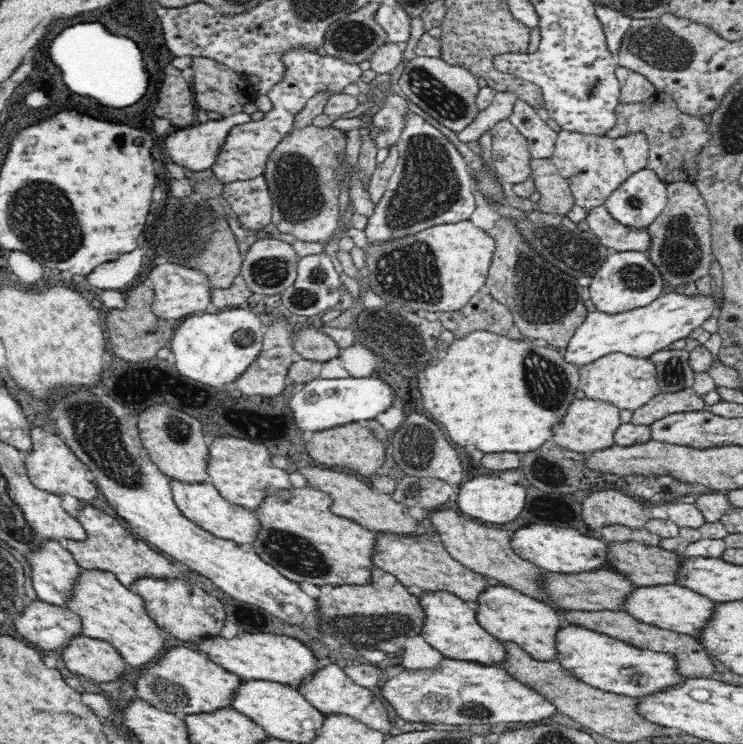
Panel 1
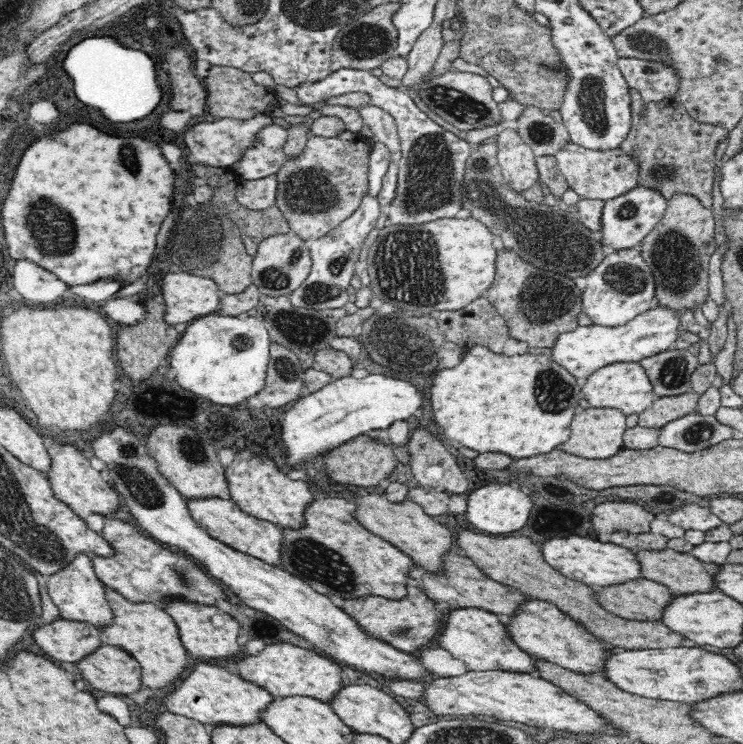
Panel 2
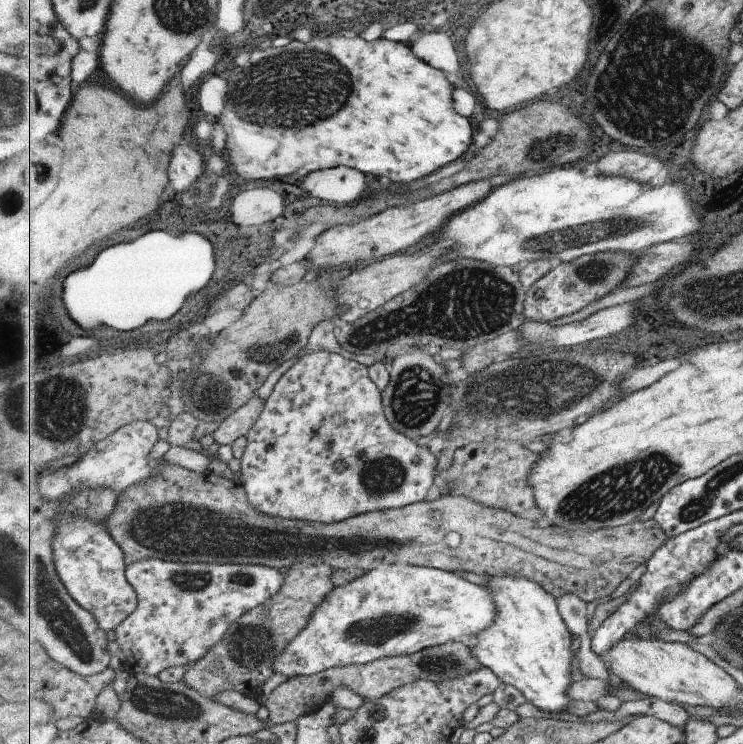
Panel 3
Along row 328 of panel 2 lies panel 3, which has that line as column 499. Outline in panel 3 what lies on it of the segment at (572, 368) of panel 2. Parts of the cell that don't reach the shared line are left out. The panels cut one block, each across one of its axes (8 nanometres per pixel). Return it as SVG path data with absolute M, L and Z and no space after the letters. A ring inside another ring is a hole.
M488 575L487 590L496 602L498 615L490 627L478 632L476 643L469 645L473 656L490 668L505 684L517 688L531 704L547 712L571 713L575 702L568 696L571 680L571 662L574 652L571 652L571 631L561 616L558 600L542 584L529 577L510 577L509 575Z

